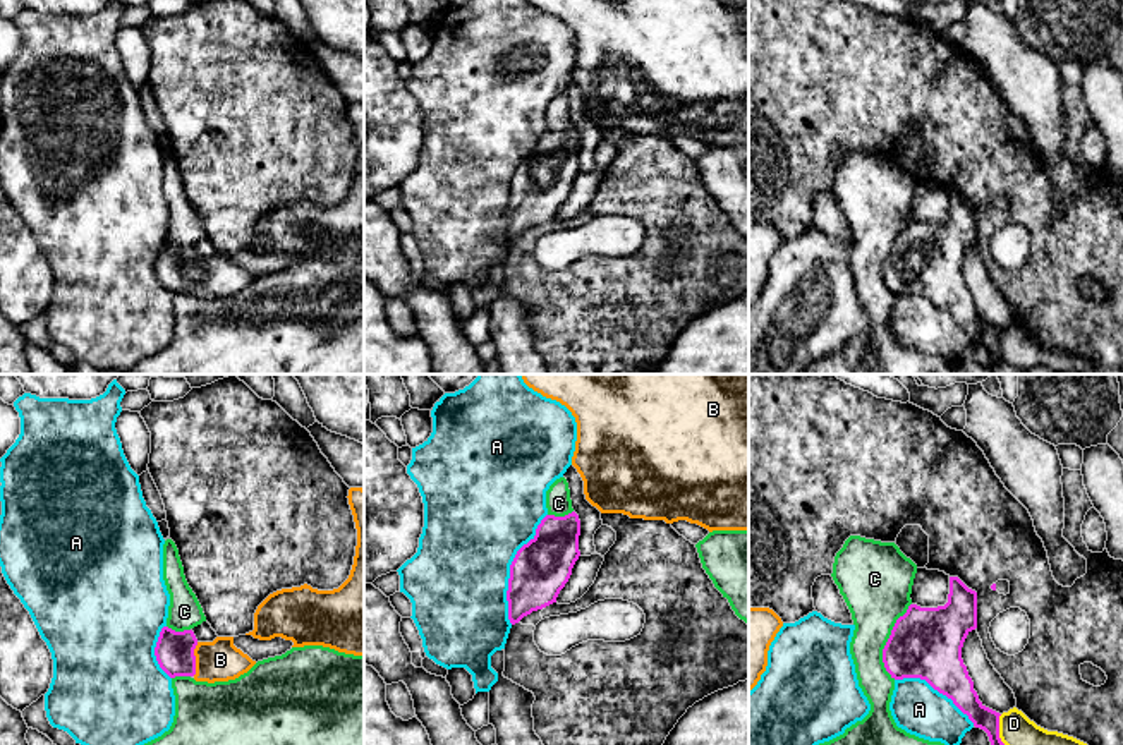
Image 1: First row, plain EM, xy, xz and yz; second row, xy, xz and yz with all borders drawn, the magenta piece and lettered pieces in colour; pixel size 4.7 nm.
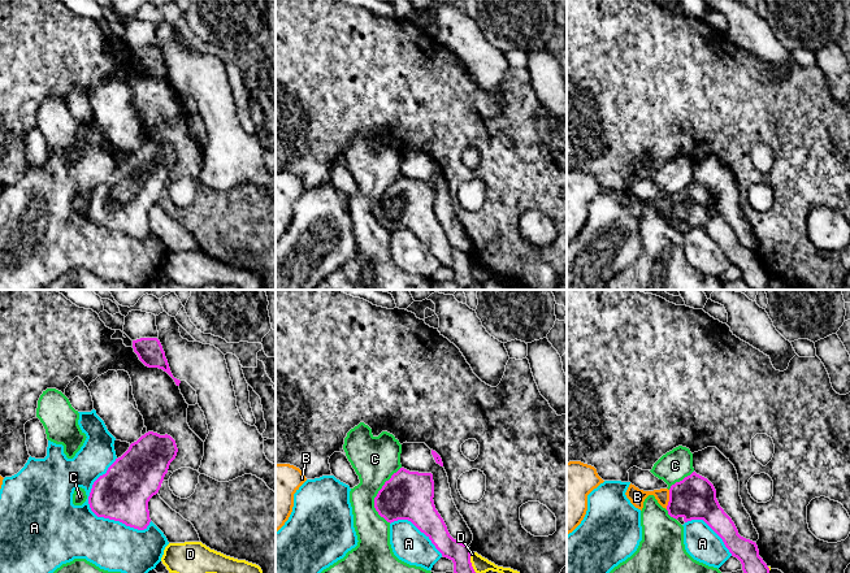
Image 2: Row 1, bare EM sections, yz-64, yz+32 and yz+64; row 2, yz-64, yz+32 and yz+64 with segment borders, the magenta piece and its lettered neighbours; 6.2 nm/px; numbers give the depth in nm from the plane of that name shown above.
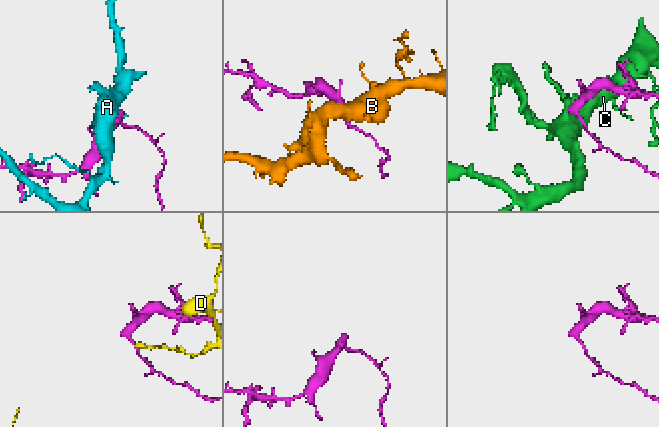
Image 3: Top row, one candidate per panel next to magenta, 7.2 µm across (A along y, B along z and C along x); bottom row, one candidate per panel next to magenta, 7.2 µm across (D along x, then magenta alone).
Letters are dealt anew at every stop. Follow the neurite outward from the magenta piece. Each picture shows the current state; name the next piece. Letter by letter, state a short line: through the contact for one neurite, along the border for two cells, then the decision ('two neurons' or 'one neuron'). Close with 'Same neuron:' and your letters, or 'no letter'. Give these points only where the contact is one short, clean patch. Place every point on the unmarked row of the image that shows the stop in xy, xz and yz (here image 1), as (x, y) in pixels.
A: two neurons
B: line xy (174, 266), (194, 275), (220, 275); one neuron
C: line yz (910, 218), (897, 236), (883, 265), (883, 282), (892, 294); two neurons
D: two neurons
Same neuron: B

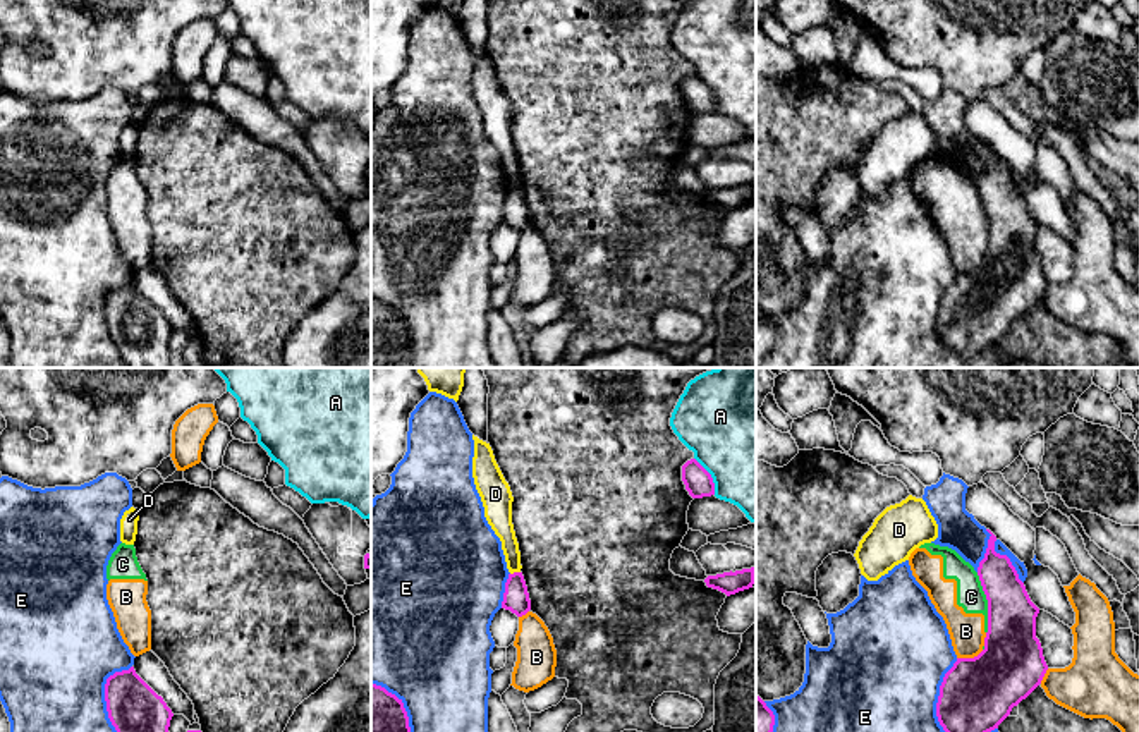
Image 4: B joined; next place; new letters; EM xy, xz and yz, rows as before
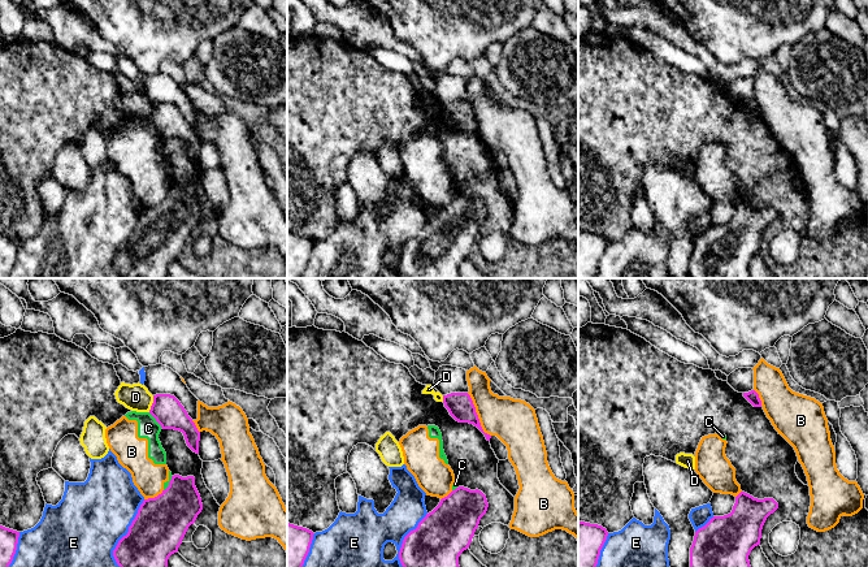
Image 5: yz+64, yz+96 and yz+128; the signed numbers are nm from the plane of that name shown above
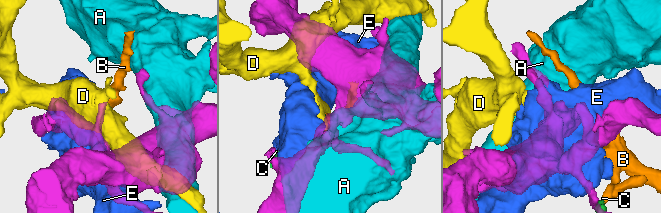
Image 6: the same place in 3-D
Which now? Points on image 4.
A: two neurons
B: two neurons
C: two neurons
D: two neurons
E: two neurons
Same neuron: no letter

